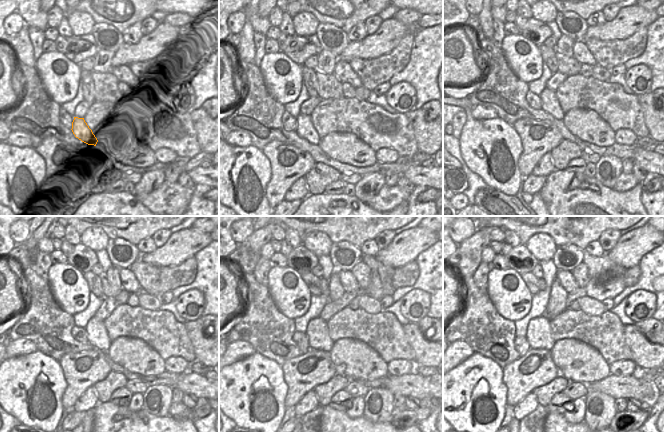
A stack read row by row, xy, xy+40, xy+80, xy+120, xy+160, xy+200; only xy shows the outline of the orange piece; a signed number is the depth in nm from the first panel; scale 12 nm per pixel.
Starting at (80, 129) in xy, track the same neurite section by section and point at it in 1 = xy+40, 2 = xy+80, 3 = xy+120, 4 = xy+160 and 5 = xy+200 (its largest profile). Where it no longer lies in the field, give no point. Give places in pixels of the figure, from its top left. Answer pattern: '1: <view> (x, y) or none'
1: xy+40 (304, 127)
2: xy+80 (532, 124)
3: xy+120 (94, 333)
4: xy+160 (317, 335)
5: xy+200 (539, 335)

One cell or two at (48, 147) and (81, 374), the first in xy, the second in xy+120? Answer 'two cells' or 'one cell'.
one cell

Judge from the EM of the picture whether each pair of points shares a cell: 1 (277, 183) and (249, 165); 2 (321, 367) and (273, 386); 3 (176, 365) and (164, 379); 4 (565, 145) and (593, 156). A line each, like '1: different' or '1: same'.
1: different
2: different
3: same
4: same

